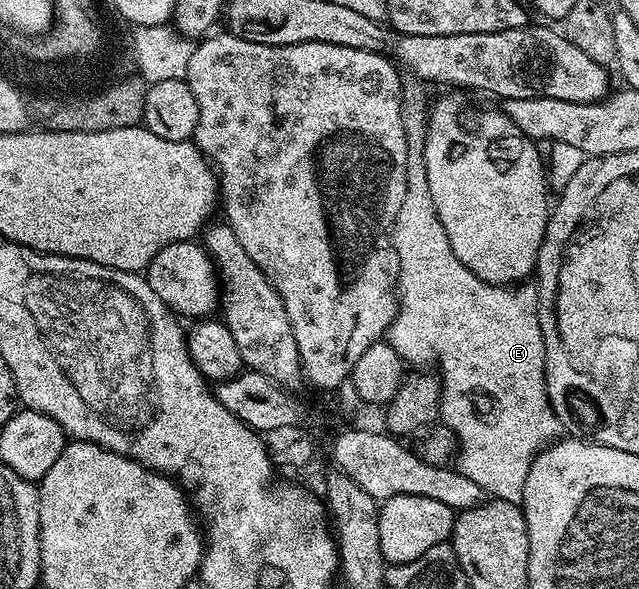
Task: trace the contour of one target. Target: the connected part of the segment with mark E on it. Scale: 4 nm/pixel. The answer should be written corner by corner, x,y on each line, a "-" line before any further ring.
408,131
405,202
401,202
401,210
391,227
391,241
399,259
397,310
403,314
399,324
392,322
395,336
419,336
423,340
421,361
439,360
443,385
441,420
453,430
457,441
457,471
465,474
465,478
473,478
488,497
522,505
529,466
535,455
560,435
561,424
547,400
547,359
539,321
539,289
531,282
514,286
485,282
453,254
445,226
437,218
433,194
429,194
423,153
426,141
422,131

